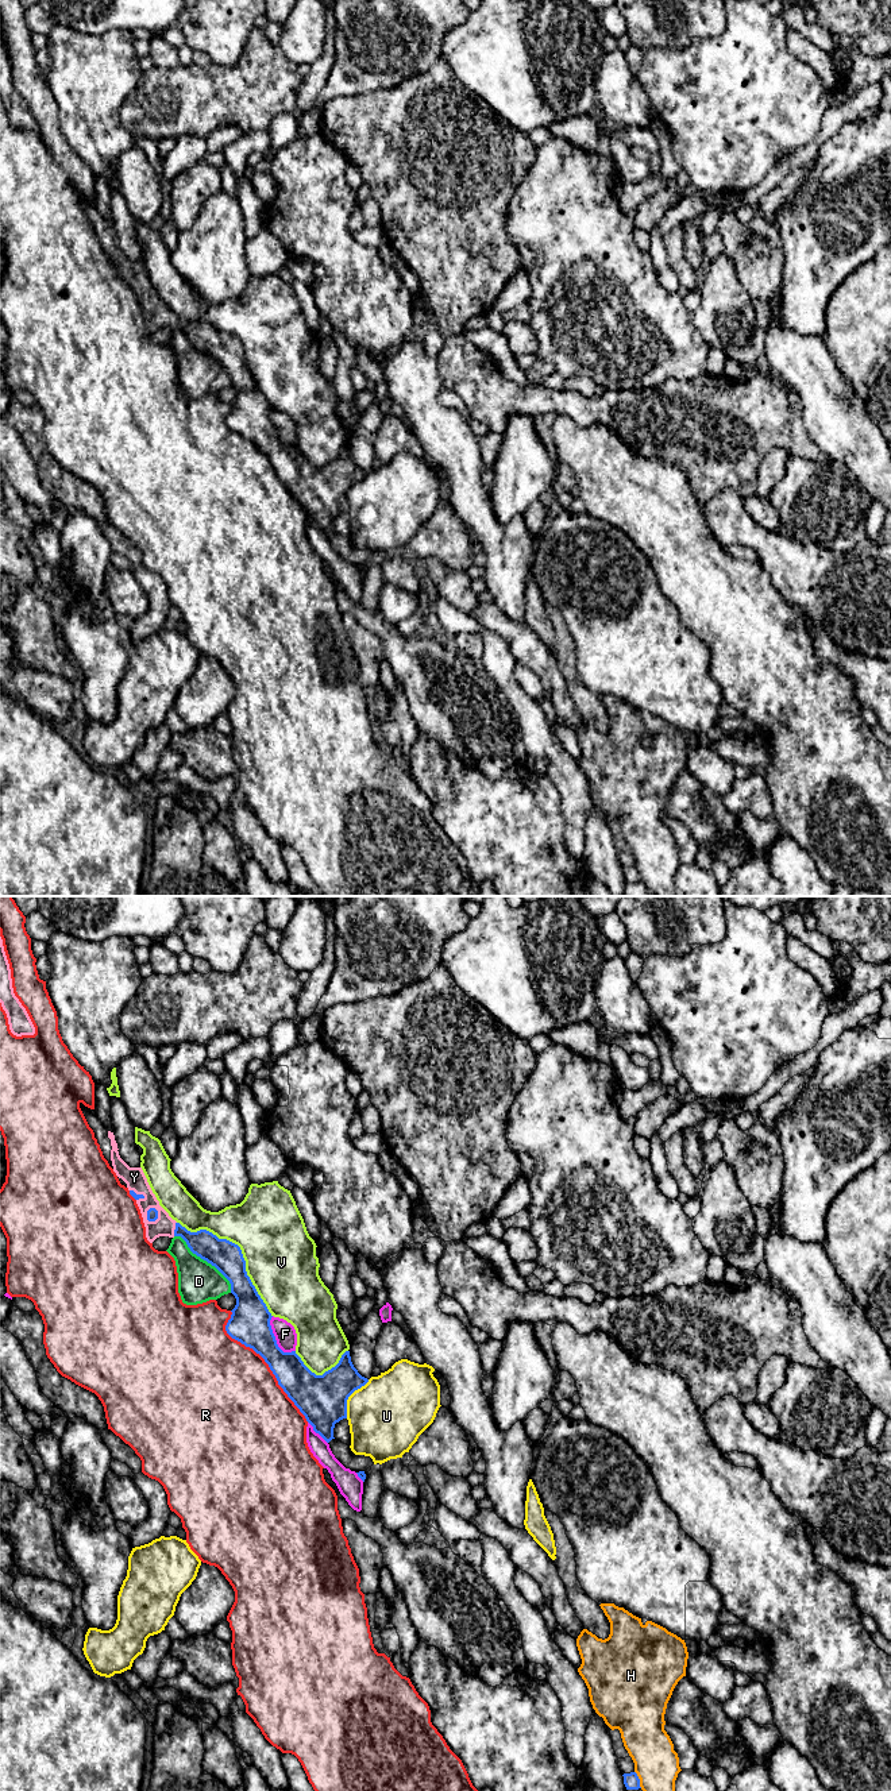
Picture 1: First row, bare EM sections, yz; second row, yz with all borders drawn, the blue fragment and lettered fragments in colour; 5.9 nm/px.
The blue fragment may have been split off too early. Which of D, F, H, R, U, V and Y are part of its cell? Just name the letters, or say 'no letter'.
Y

